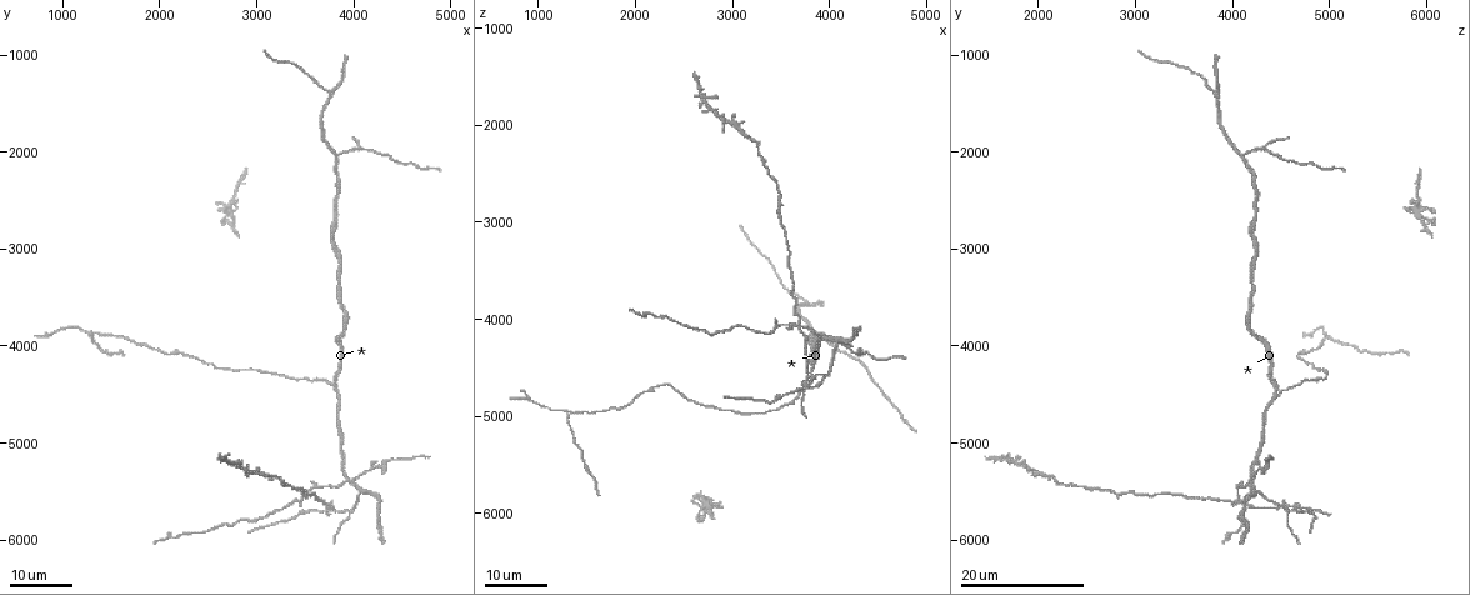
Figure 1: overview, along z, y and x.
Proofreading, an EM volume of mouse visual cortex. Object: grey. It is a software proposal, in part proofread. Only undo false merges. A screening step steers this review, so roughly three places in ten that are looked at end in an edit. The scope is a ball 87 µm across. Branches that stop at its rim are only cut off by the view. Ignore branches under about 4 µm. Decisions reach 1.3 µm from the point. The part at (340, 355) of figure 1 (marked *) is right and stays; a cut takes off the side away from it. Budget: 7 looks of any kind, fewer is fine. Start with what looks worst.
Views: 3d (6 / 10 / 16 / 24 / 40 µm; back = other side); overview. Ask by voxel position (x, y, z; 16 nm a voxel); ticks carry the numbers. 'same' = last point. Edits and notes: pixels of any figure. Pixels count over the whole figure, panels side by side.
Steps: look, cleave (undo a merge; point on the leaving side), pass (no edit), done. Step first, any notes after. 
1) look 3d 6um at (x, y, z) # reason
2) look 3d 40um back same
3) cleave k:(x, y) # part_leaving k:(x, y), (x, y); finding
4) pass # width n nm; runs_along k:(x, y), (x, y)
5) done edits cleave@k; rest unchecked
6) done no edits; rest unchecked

look 3d 16um at (3760, 5660, 4680) # four or more arms meet

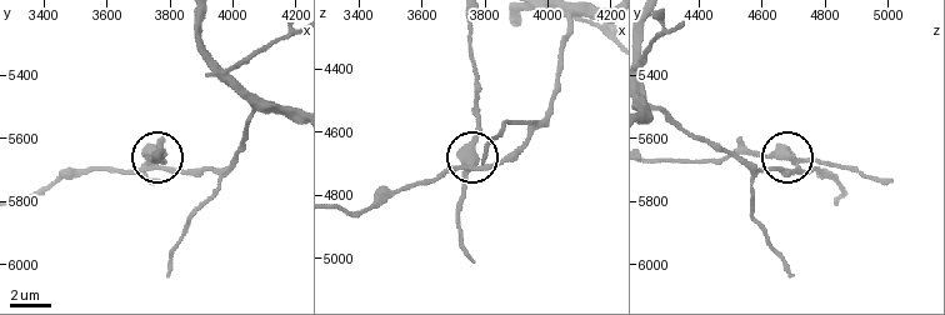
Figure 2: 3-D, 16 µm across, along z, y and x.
look 3d 6um at (3750, 5670, 4700) # zoom in

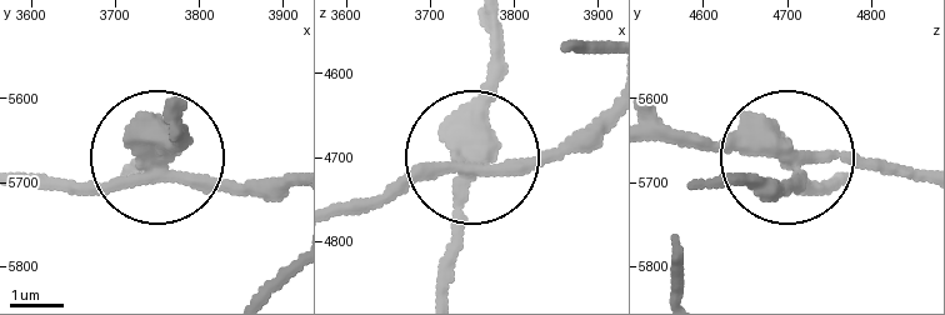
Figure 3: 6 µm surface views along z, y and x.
cleave 3:(173, 146) # side_arm 15 um; part_leaving 3:(794, 166), (651, 144); a second neuron is stuck on

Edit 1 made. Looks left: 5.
look 3d 24um at (3760, 1360, 3820) # three arms meet

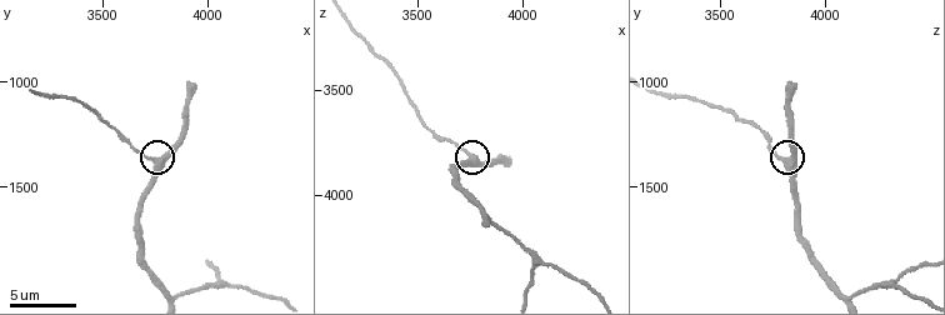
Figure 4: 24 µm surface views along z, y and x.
look 3d 10um at (3780, 1380, 3840) # zoom in

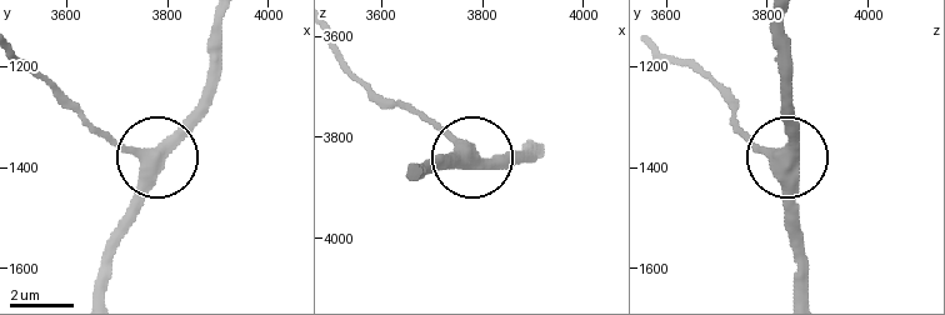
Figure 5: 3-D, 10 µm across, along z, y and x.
look 3d 6um at (3770, 1380, 3825)

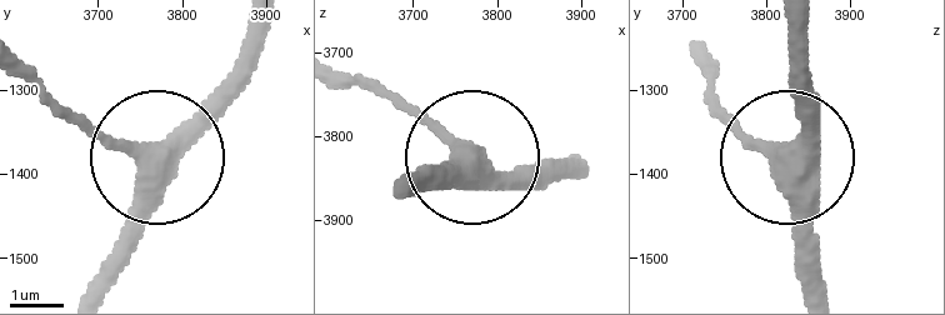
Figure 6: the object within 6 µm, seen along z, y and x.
pass # runs_along 6:(821, 293), (785, 159), (808, 105), (808, 55); continuous, no second neuron

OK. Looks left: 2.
look 3d 24um at (1280, 3900, 4980) # three-way junction

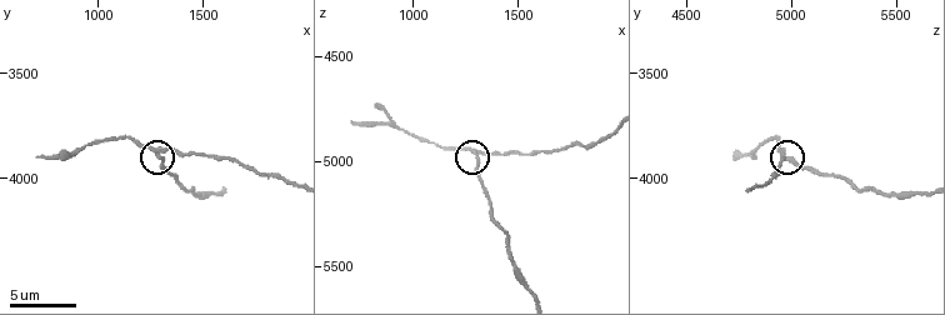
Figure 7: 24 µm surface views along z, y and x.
look 3d 10um at (1300, 3910, 4970)

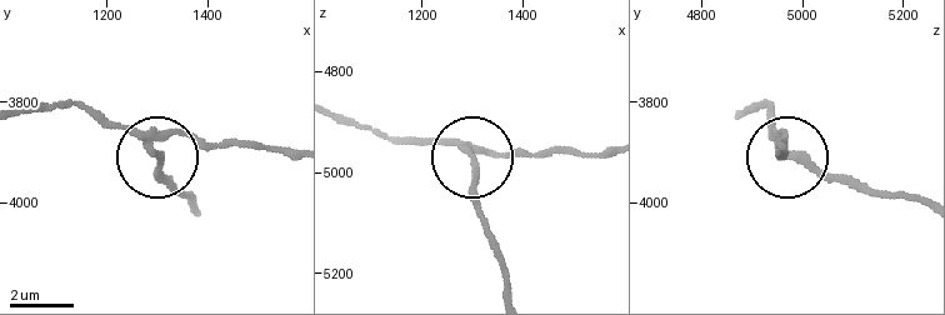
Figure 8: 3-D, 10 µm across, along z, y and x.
cleave 8:(155, 168) # width 200 nm; a second neuron is stuck on

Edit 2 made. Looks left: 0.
done edits cleave@3, cleave@8; rest unchecked

